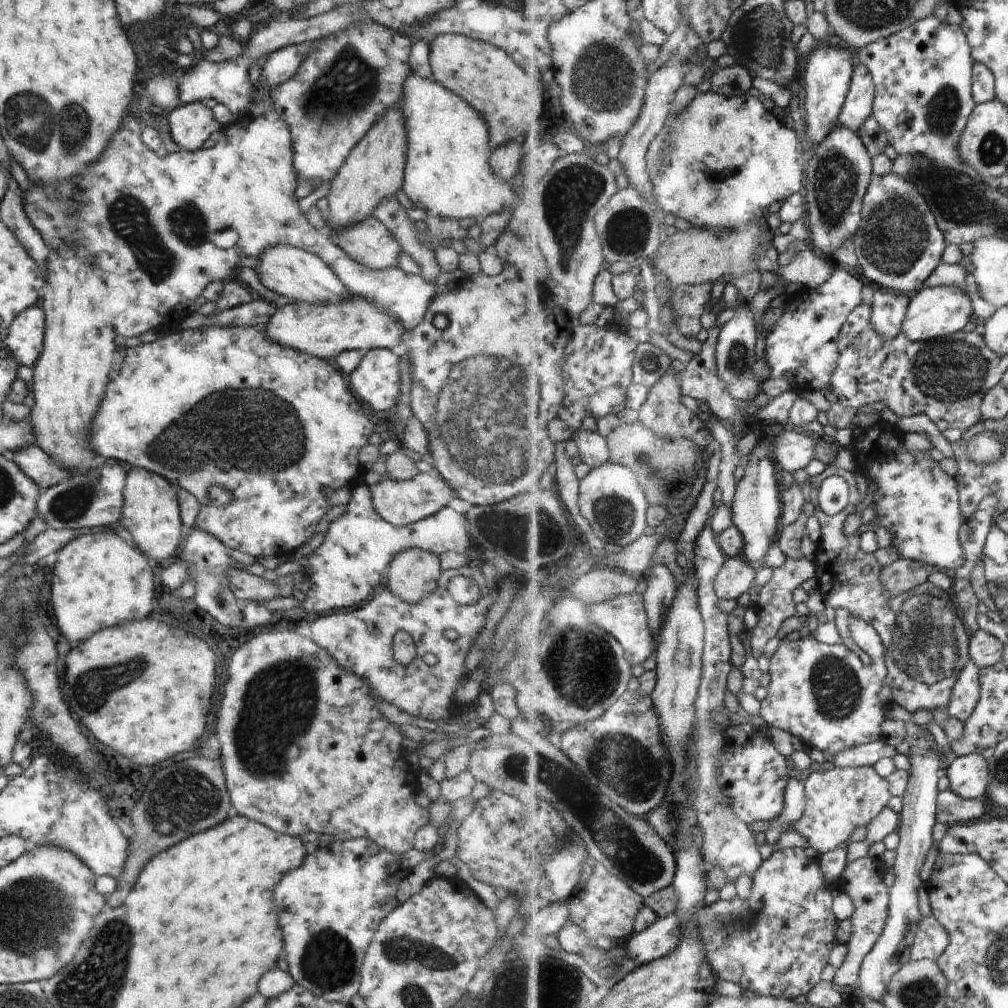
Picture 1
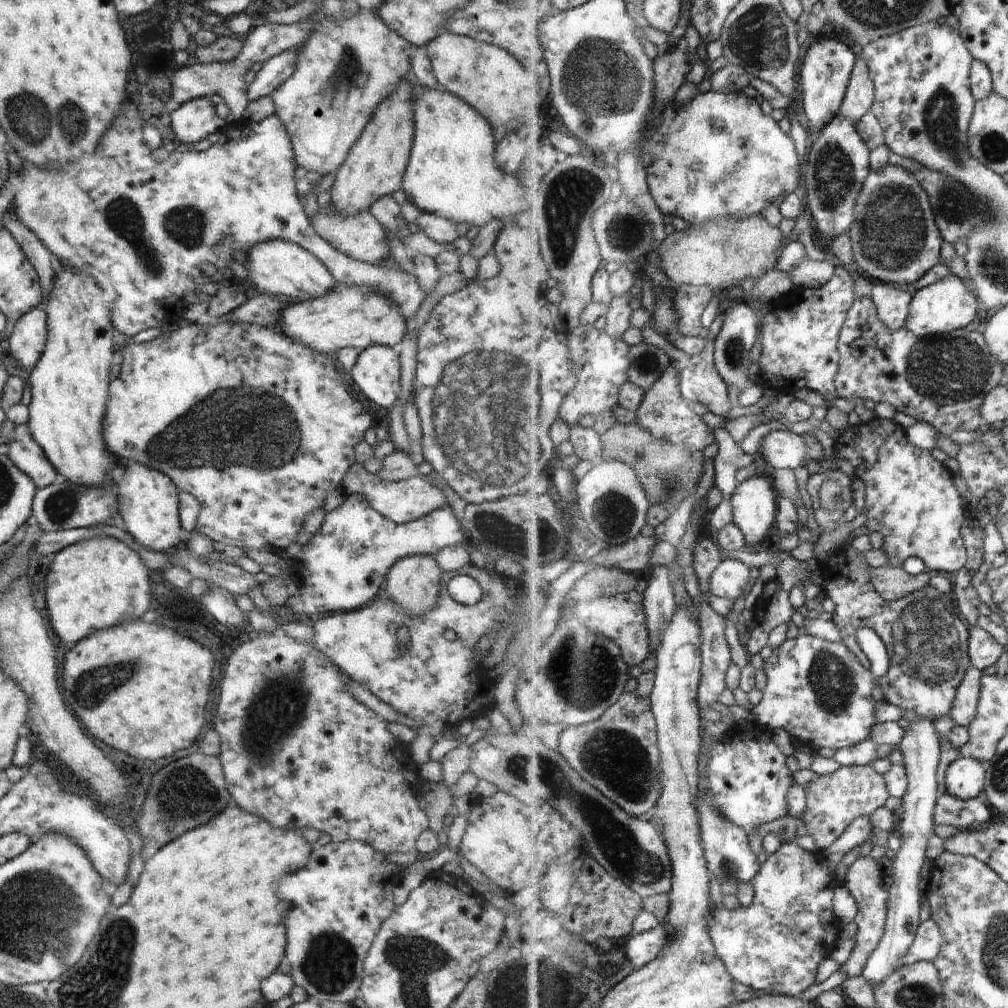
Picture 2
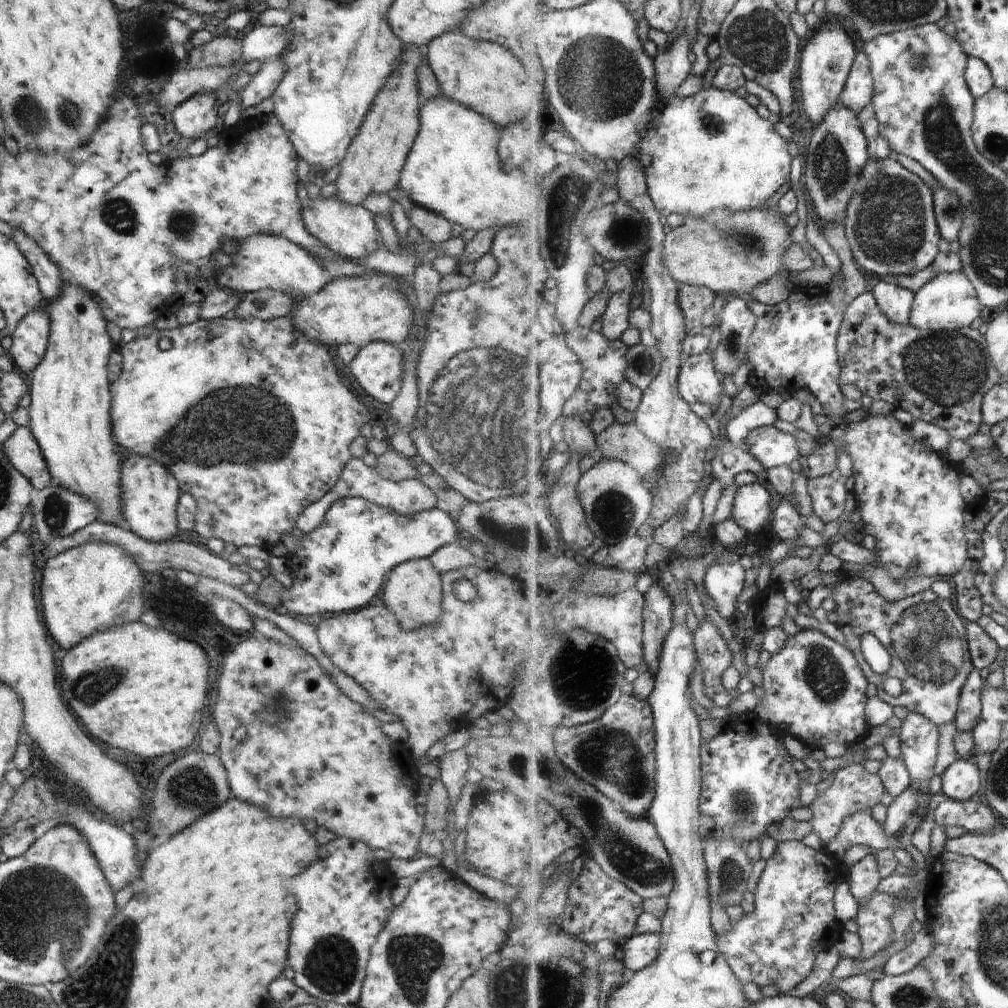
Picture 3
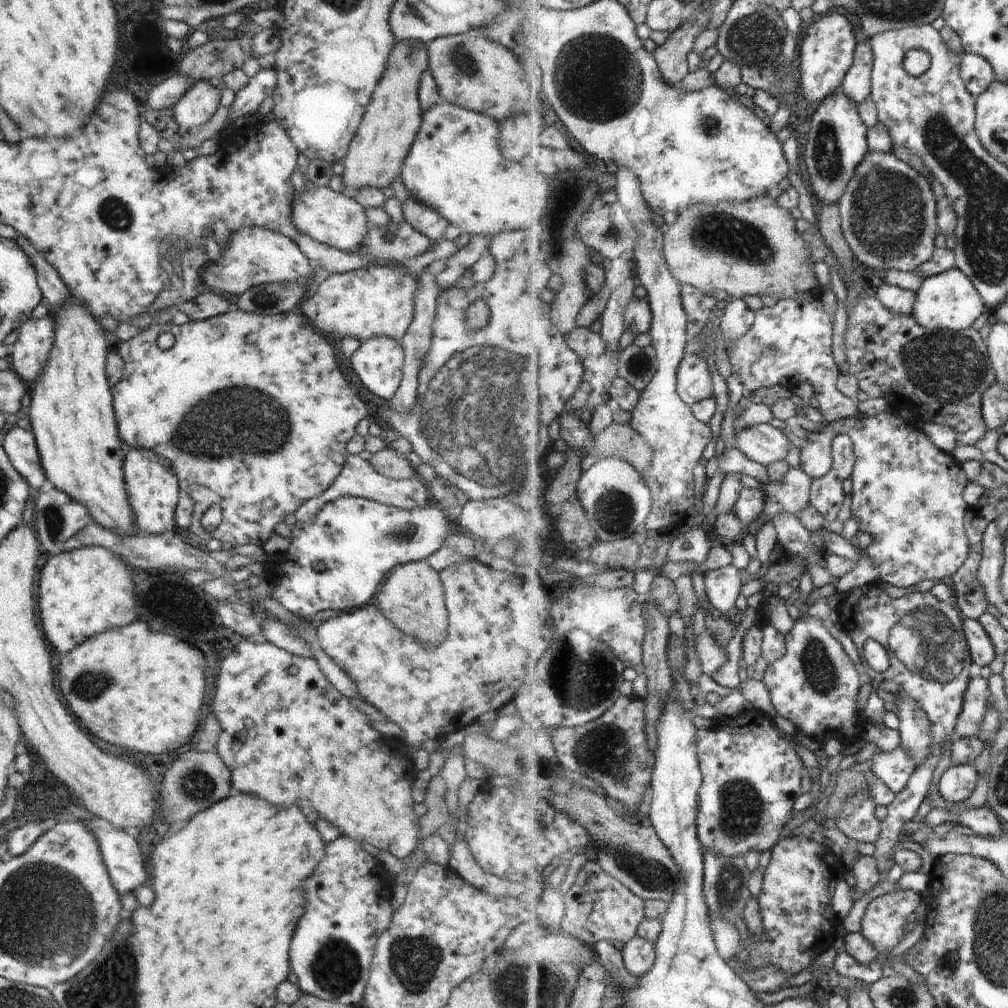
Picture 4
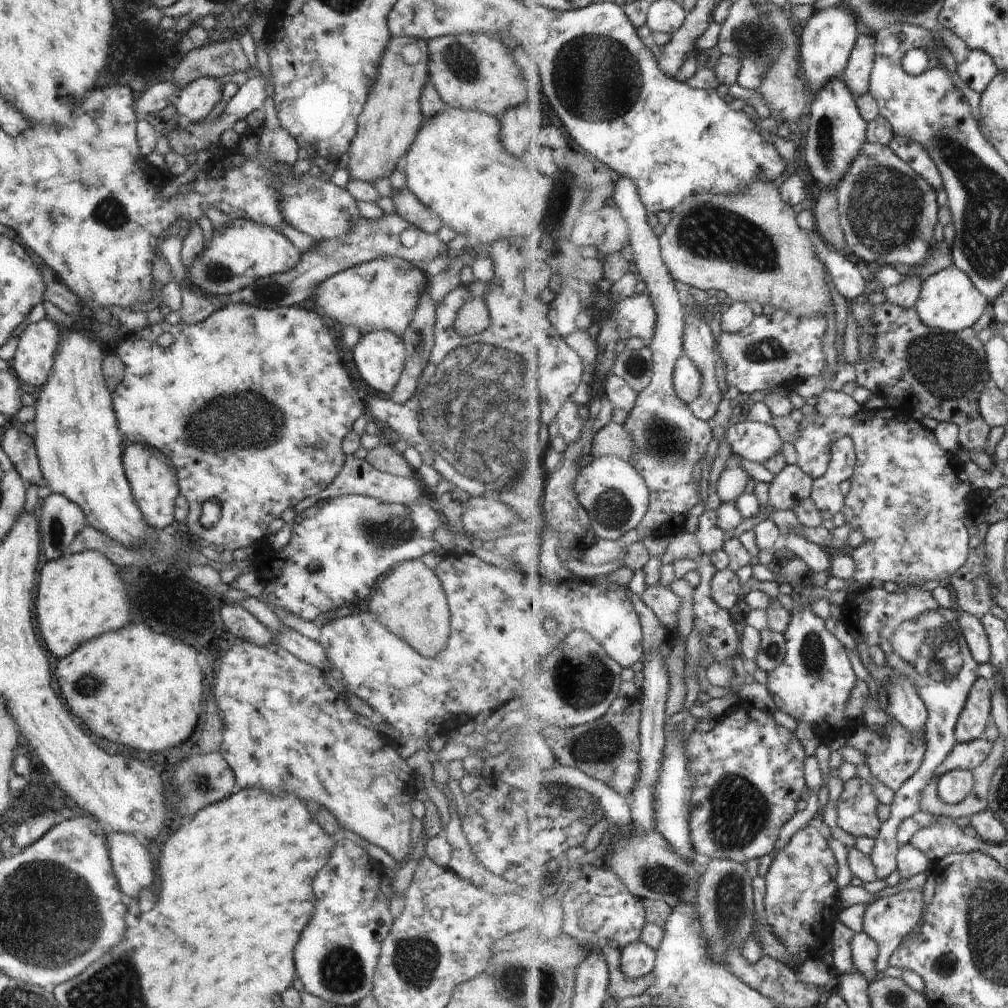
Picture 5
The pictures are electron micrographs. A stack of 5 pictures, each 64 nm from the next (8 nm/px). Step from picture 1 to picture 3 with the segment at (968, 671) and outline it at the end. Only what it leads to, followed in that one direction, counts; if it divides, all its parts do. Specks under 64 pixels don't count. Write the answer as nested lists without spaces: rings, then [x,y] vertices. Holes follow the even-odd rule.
[[[980,670],[971,672],[960,701],[956,722],[958,731],[974,732],[983,715],[983,692],[985,678]]]

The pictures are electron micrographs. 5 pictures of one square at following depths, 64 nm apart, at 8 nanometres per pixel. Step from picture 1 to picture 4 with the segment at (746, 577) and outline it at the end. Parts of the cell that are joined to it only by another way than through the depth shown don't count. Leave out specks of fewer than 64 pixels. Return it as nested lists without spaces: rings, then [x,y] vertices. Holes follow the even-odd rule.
[[[730,565],[718,570],[705,571],[706,592],[709,601],[724,614],[736,609],[736,602],[742,596],[742,572]]]

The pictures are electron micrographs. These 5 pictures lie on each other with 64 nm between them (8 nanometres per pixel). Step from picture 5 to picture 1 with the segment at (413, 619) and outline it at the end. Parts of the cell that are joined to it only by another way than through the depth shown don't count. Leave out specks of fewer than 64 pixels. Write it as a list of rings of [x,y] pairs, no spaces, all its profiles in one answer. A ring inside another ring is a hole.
[[[411,548],[394,557],[384,578],[386,588],[394,596],[400,597],[409,605],[416,605],[437,589],[441,572],[439,556]]]

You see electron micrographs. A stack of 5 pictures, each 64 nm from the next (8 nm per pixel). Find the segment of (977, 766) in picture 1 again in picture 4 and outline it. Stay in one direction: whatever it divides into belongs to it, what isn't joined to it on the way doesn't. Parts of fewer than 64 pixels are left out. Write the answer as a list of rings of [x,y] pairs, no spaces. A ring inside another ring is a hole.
[[[952,765],[943,774],[939,789],[949,803],[958,806],[974,794],[980,778],[974,765]]]

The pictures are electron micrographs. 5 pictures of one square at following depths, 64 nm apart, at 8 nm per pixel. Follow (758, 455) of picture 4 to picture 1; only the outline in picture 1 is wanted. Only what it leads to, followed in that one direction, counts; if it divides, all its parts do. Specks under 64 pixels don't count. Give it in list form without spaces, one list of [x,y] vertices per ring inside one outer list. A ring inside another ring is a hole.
[[[786,428],[776,437],[773,446],[775,460],[784,472],[804,470],[816,458],[817,442],[812,433],[797,428]]]

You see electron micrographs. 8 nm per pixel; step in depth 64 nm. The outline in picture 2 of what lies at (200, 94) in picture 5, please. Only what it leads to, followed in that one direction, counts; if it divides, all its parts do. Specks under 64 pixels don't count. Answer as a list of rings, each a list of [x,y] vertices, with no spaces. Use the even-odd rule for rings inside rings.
[[[198,97],[170,113],[171,127],[180,143],[194,144],[227,127],[227,122],[218,116],[216,102],[209,97]]]

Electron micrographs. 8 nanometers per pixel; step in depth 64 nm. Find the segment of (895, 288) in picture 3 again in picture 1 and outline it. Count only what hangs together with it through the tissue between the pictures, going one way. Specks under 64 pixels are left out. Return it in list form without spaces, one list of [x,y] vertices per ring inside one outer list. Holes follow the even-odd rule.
[[[877,287],[873,300],[873,324],[880,334],[894,340],[903,332],[909,313],[911,298],[906,293],[894,294],[892,290]]]

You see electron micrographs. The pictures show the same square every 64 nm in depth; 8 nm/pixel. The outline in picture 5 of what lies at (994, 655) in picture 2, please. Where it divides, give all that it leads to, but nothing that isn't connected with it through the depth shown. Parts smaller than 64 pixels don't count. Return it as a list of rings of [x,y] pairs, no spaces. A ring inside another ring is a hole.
[[[962,612],[958,620],[964,638],[969,642],[974,658],[980,663],[991,662],[993,648],[989,630],[984,626],[983,619],[972,613]]]

